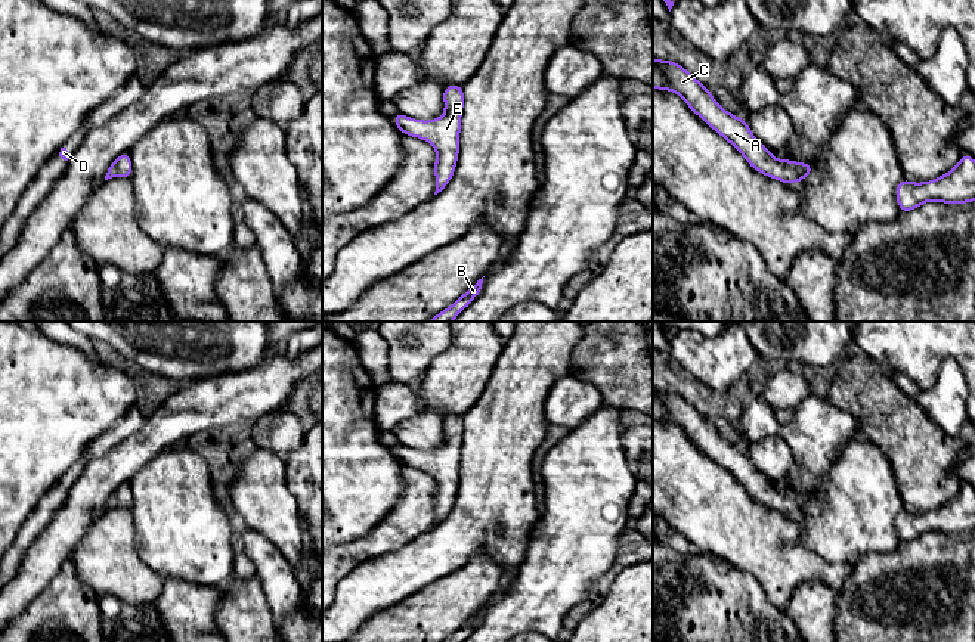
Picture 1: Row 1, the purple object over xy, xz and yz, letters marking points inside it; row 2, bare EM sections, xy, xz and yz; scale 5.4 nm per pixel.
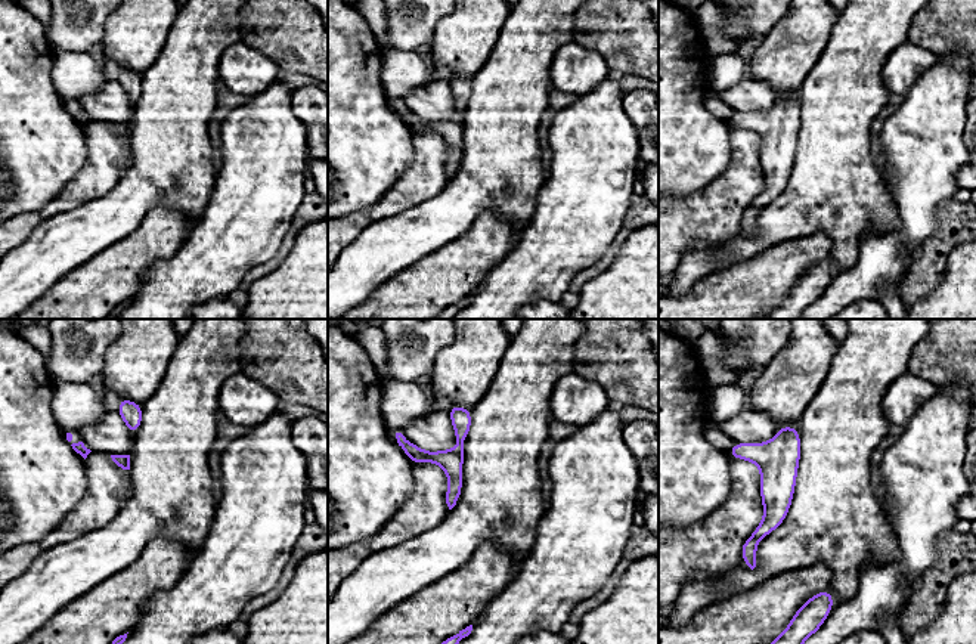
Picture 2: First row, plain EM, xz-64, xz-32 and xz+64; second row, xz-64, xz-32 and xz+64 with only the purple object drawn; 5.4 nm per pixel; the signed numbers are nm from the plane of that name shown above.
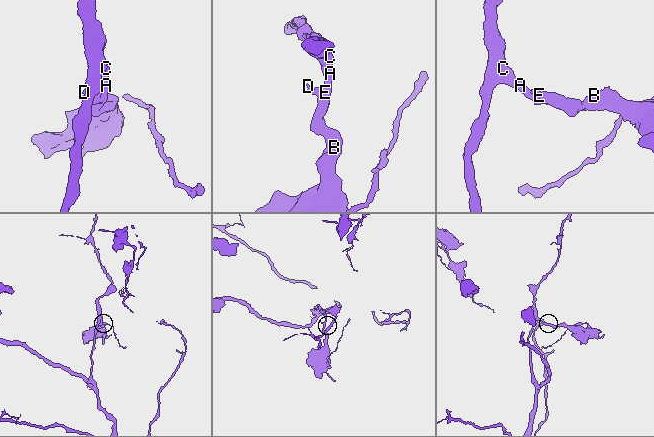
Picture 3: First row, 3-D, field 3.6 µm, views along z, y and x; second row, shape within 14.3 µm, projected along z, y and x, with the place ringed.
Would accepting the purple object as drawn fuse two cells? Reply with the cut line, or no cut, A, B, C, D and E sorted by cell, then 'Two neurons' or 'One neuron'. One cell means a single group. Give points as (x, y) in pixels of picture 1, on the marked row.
No split. Groups: A B C D E. One neuron

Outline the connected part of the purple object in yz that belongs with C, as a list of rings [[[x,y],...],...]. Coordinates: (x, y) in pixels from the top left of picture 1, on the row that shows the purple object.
[[[653,58],[653,89],[678,93],[694,114],[730,142],[749,165],[764,176],[787,184],[796,184],[799,180],[812,174],[814,168],[808,162],[776,159],[753,137],[748,122],[722,109],[708,87],[697,81],[678,62]]]

